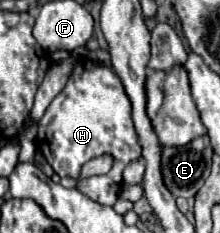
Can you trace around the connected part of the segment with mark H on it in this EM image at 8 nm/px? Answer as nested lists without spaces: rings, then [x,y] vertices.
[[[89,58],[79,60],[69,76],[67,86],[53,98],[45,116],[41,118],[35,142],[55,174],[61,178],[77,178],[85,162],[103,154],[111,154],[115,160],[113,168],[103,176],[79,180],[79,190],[99,204],[113,206],[119,196],[119,188],[123,182],[121,174],[125,166],[141,158],[141,146],[131,118],[131,100],[127,98],[123,84],[113,68]]]

